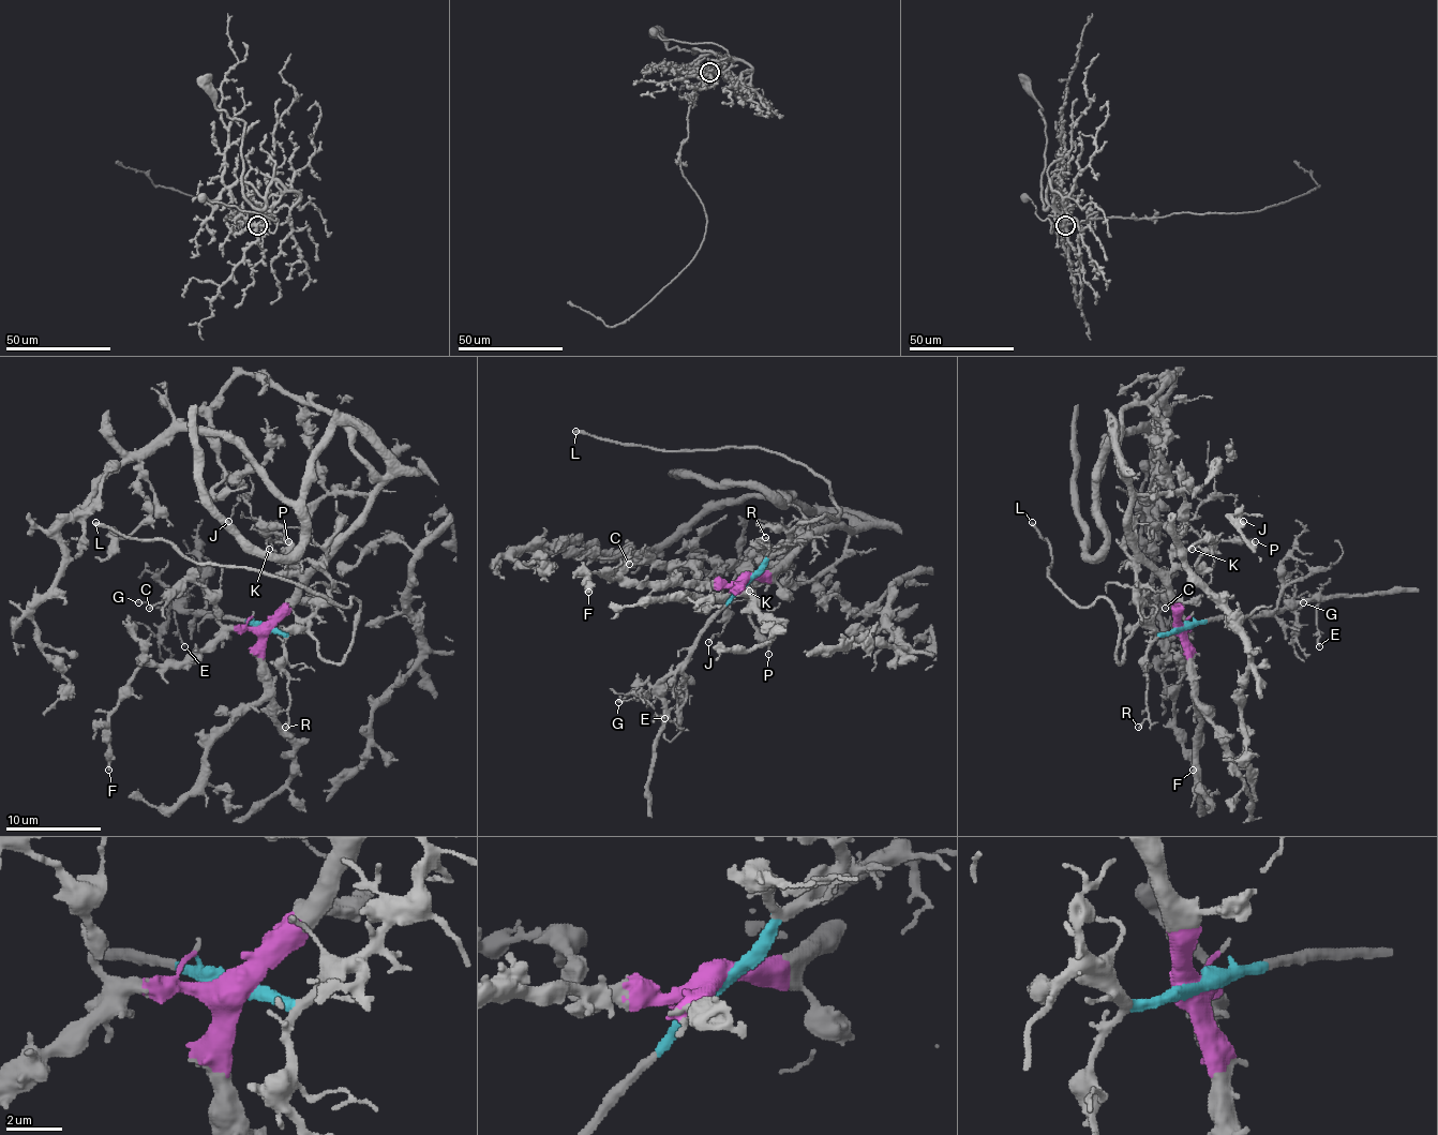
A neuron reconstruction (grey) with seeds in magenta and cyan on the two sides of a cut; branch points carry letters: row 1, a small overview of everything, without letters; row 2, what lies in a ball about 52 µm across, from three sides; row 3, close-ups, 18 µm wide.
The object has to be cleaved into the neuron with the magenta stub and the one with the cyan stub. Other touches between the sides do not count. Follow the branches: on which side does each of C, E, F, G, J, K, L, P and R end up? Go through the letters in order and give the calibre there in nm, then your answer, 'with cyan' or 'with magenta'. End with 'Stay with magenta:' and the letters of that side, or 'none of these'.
C: calibre 140 nm; with magenta
E: calibre 140 nm; with cyan
F: calibre 180 nm; with magenta
G: calibre 140 nm; with cyan
J: calibre 110 nm; with magenta
K: calibre 130 nm; with magenta
L: calibre 300 nm; with cyan
P: calibre 110 nm; with magenta
R: calibre 130 nm; with cyan
Stay with magenta: C, F, J, K, P

